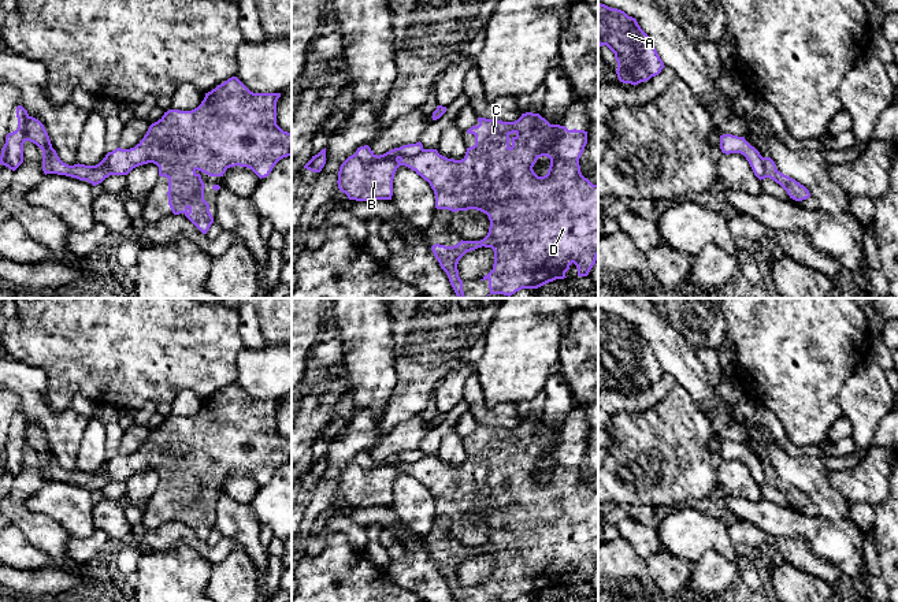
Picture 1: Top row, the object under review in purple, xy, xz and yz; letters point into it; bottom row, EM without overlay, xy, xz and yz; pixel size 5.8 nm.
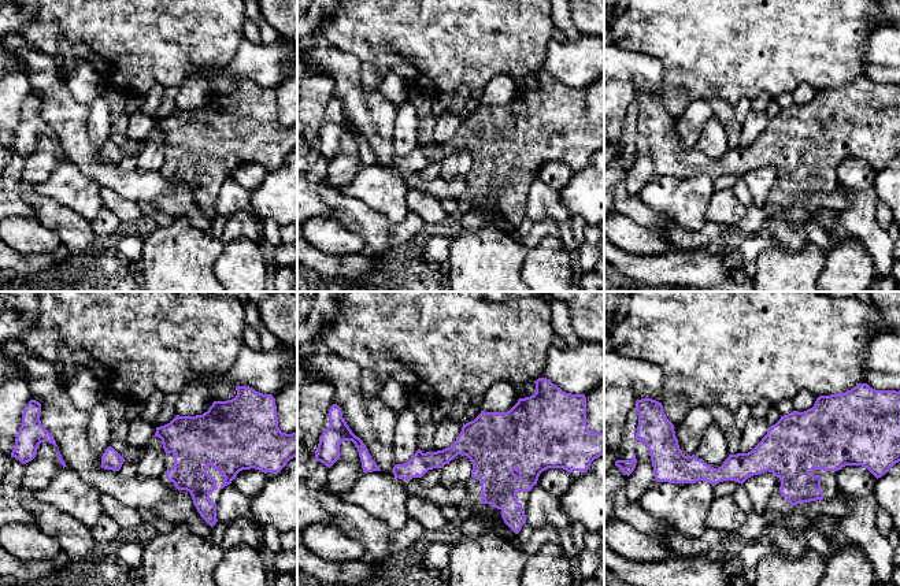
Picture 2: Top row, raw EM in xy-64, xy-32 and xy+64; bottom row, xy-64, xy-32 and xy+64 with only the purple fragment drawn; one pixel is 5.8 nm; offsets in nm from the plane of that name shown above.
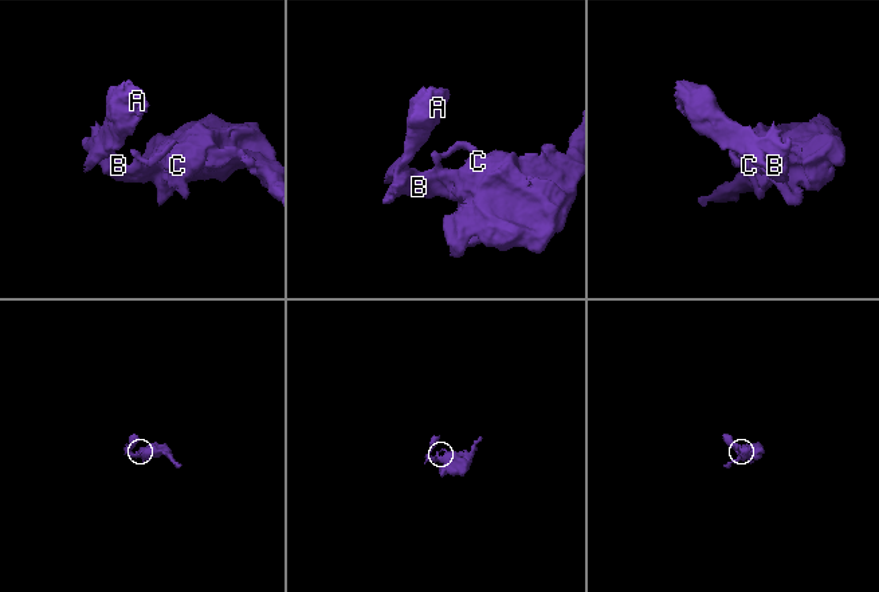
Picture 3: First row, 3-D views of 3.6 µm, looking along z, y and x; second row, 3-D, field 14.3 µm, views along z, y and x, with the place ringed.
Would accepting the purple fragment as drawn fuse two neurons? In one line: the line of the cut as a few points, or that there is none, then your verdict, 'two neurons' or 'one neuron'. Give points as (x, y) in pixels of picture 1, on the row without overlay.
cut in xz along (355, 460), (363, 467), (397, 465); two neurons

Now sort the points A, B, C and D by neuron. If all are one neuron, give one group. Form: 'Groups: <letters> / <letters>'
Groups: A / B C D

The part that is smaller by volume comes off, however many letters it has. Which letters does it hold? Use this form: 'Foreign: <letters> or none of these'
Foreign: A

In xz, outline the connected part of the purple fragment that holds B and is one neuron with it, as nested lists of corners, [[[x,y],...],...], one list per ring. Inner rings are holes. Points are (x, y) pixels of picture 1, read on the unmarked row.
[[[533,419],[522,420],[515,428],[486,424],[478,424],[478,428],[478,432],[467,436],[475,442],[475,452],[467,454],[461,467],[448,465],[437,456],[424,456],[408,465],[381,468],[363,468],[352,461],[339,473],[338,495],[349,506],[392,506],[394,480],[400,472],[405,472],[430,490],[437,516],[476,516],[486,520],[490,534],[483,546],[431,553],[456,602],[464,602],[459,566],[482,553],[494,557],[493,576],[480,586],[489,587],[487,602],[512,602],[522,595],[538,595],[564,586],[572,569],[578,583],[587,583],[598,564],[598,491],[585,484],[579,472],[587,438],[550,431]],[[542,462],[550,465],[550,472],[546,482],[538,483],[533,473]]]

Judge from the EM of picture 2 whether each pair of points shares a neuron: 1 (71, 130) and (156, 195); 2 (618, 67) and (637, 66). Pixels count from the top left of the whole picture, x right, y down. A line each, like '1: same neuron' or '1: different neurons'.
1: same neuron
2: same neuron

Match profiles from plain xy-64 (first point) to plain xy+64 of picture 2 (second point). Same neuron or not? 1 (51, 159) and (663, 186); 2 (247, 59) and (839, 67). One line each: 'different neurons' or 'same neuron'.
1: different neurons
2: different neurons

